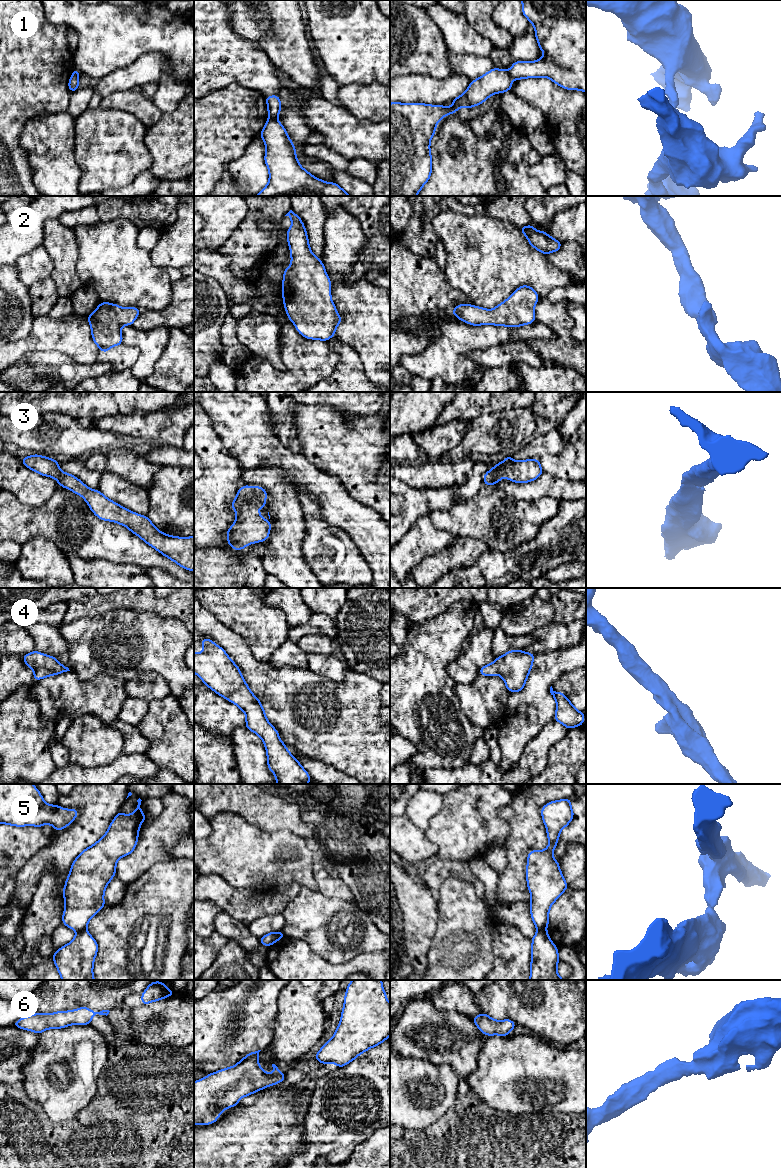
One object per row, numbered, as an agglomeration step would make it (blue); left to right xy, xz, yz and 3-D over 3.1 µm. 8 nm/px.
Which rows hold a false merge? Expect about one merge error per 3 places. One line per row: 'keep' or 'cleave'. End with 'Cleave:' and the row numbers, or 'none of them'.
1: cleave
2: keep
3: keep
4: keep
5: cleave
6: keep
Cleave: 1, 5

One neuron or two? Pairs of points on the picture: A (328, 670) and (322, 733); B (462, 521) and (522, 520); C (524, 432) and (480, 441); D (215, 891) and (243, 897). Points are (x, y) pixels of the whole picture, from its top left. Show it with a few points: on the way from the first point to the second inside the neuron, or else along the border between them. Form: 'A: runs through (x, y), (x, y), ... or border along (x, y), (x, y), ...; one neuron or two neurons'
A: border along (307, 667), (334, 681), (343, 681), (346, 678); two neurons
B: runs through (477, 521), (507, 521); one neuron
C: runs through (513, 436), (508, 437), (501, 446), (491, 441); one neuron
D: runs through (222, 894), (226, 897), (236, 897); one neuron

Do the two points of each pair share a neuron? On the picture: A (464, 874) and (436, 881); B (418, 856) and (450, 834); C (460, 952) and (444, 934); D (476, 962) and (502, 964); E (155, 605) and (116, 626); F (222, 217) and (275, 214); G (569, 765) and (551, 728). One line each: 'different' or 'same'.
A: same
B: different
C: same
D: different
E: different
F: different
G: different

